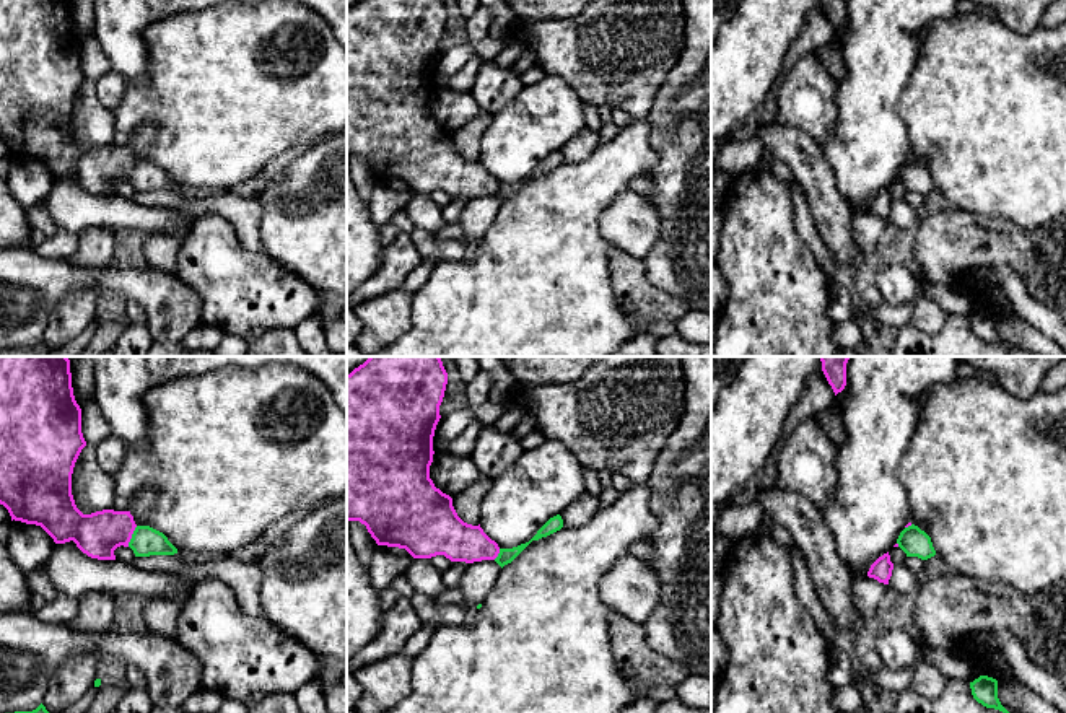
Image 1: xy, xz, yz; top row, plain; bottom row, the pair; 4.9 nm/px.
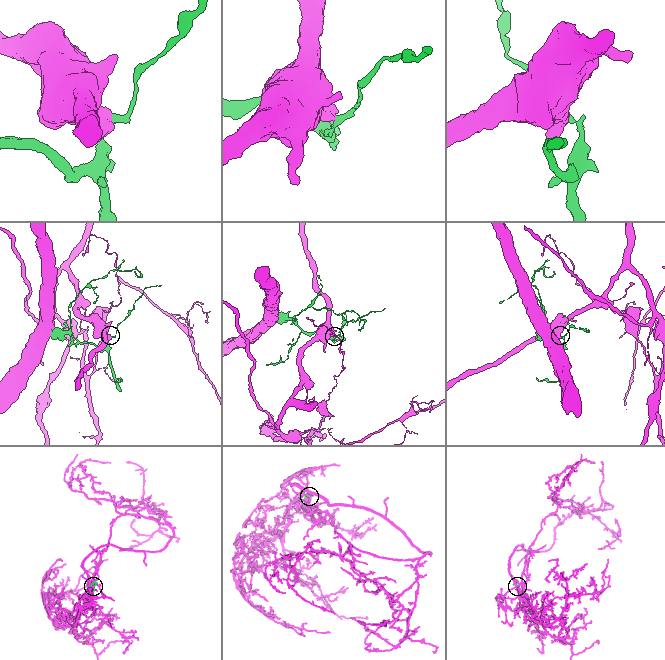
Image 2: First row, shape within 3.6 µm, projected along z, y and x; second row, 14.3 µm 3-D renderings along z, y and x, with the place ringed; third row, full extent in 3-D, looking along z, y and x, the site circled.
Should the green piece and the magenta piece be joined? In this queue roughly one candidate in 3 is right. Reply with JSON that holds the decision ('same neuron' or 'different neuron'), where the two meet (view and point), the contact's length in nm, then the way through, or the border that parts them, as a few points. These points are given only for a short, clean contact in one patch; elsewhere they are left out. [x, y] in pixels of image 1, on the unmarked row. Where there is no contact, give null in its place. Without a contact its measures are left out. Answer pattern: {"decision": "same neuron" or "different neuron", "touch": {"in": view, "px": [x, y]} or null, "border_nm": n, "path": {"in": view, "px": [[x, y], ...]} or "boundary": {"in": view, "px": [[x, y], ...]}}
{"decision": "different neuron", "touch": {"in": "xy", "px": [132, 171]}, "border_nm": 120, "boundary": {"in": "xy", "px": [[137, 161], [127, 181]]}}

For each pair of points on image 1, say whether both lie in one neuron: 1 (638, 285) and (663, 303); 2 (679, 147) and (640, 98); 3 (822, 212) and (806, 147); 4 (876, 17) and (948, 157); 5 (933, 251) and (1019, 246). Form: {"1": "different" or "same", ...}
{"1": "same", "2": "different", "3": "same", "4": "different", "5": "same"}

